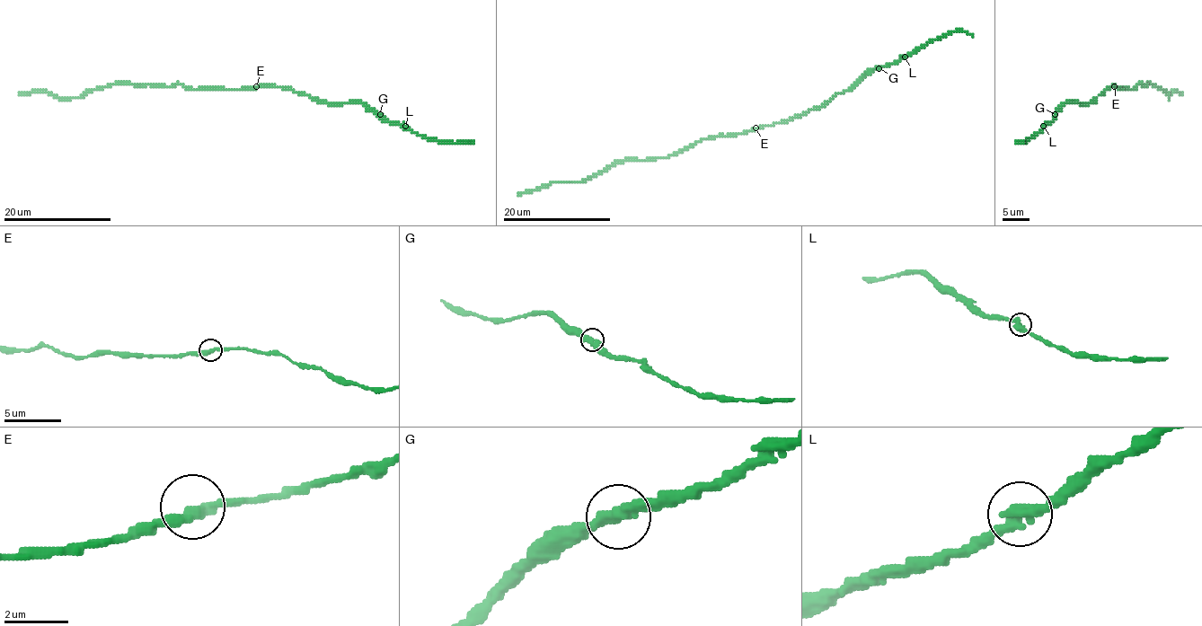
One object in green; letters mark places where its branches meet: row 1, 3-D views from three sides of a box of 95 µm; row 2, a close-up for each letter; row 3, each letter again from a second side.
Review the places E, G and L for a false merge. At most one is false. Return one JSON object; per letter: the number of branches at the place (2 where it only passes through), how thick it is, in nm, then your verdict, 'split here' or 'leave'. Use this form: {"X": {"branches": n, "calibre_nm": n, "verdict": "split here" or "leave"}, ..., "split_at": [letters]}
{"E": {"branches": 2, "calibre_nm": 360, "verdict": "leave"}, "G": {"branches": 2, "calibre_nm": 440, "verdict": "leave"}, "L": {"branches": 2, "calibre_nm": 400, "verdict": "leave"}, "split_at": []}

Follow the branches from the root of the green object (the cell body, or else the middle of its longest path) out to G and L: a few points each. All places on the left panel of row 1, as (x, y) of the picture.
G: (258, 86), (288, 87), (296, 92), (309, 94), (329, 103), (360, 102), (380, 114)
L: (258, 86), (288, 87), (296, 92), (309, 94), (329, 103), (360, 102), (390, 121), (406, 127)

